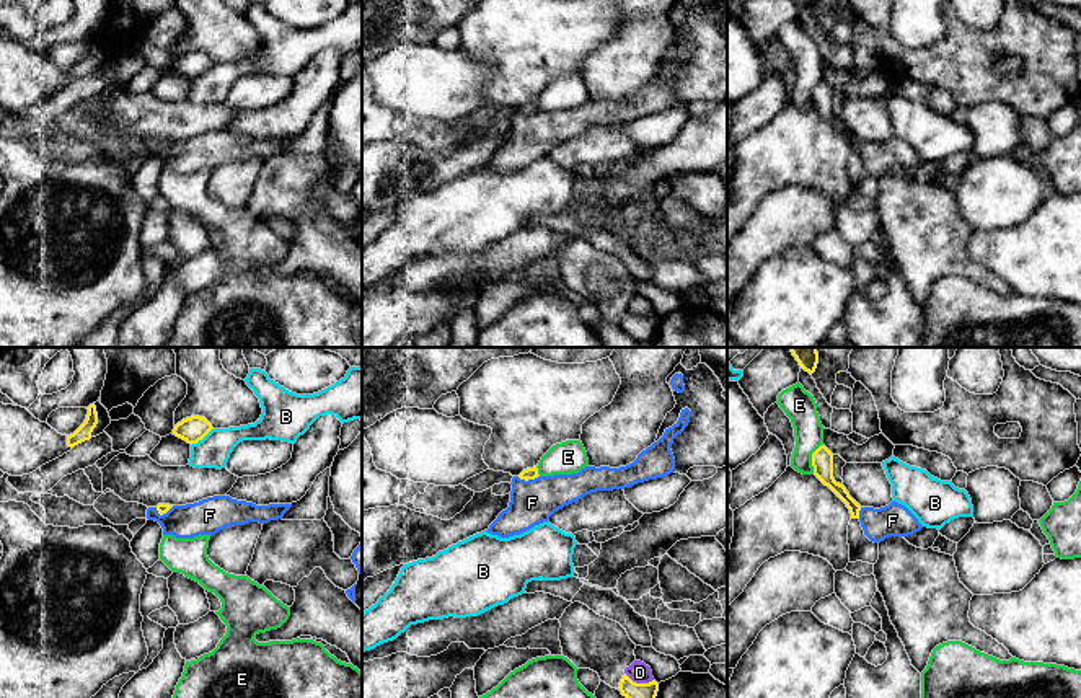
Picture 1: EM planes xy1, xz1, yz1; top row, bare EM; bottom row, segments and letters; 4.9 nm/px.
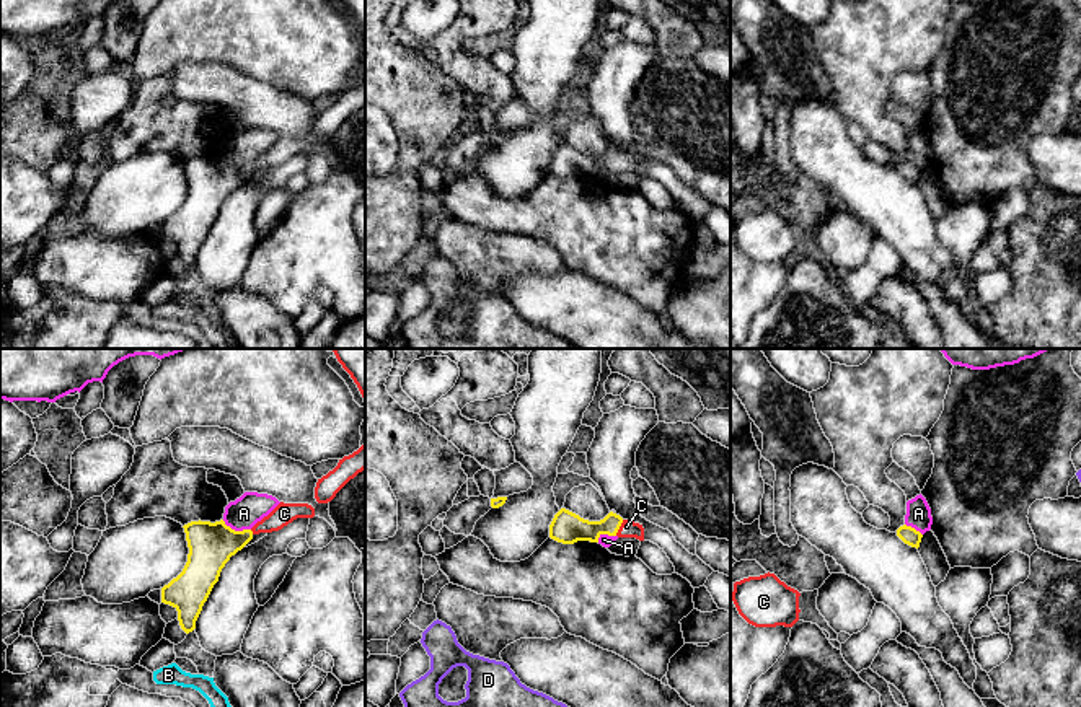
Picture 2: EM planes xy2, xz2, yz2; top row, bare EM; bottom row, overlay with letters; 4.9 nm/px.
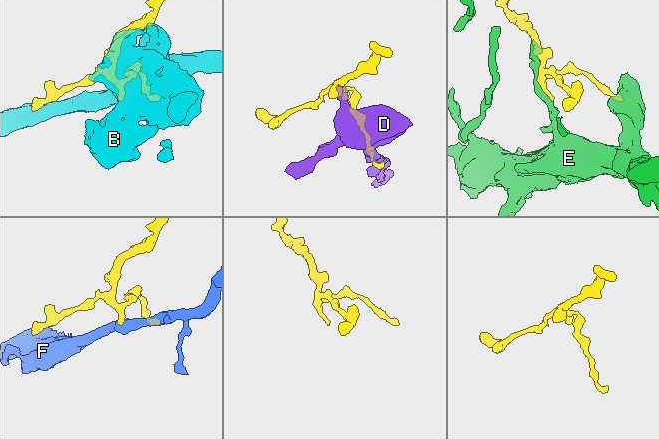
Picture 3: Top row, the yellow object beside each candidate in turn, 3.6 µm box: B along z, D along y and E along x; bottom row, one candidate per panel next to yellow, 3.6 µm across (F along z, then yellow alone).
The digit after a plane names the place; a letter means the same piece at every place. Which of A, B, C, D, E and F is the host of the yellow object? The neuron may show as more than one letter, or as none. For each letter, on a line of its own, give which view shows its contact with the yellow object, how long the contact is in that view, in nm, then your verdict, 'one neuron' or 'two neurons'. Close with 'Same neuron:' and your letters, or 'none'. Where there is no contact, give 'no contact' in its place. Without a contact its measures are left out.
A: contact in xy2; length 150 nm; two neurons
B: contact in xy1; length 140 nm; two neurons
C: contact in xz2; length 90 nm; one neuron
D: contact in xz1; length 150 nm; two neurons
E: contact in yz1; length 160 nm; two neurons
F: contact in xz1; length 110 nm; two neurons
Same neuron: C

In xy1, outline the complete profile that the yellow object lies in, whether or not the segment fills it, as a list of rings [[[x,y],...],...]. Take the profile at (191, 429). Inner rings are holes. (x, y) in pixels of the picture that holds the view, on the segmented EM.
[[[191,416],[178,422],[173,434],[192,445],[202,440],[212,429],[212,424],[205,417]]]

